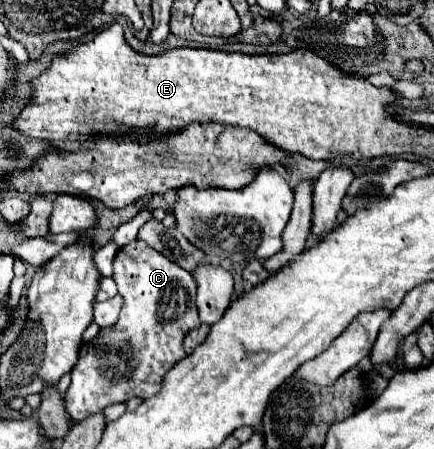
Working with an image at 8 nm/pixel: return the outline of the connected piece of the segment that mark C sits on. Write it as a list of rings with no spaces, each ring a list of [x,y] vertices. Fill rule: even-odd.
[[[132,240],[124,248],[118,250],[114,258],[114,282],[118,284],[118,294],[122,296],[122,312],[114,326],[100,330],[100,334],[88,342],[82,344],[78,352],[78,362],[72,368],[72,384],[66,390],[66,408],[72,420],[80,422],[88,418],[90,414],[114,404],[114,402],[126,402],[134,396],[138,398],[150,398],[160,390],[160,382],[164,374],[186,356],[182,338],[192,326],[200,326],[198,310],[196,310],[196,282],[190,272],[176,266],[170,258],[164,254],[152,250],[142,240]]]

